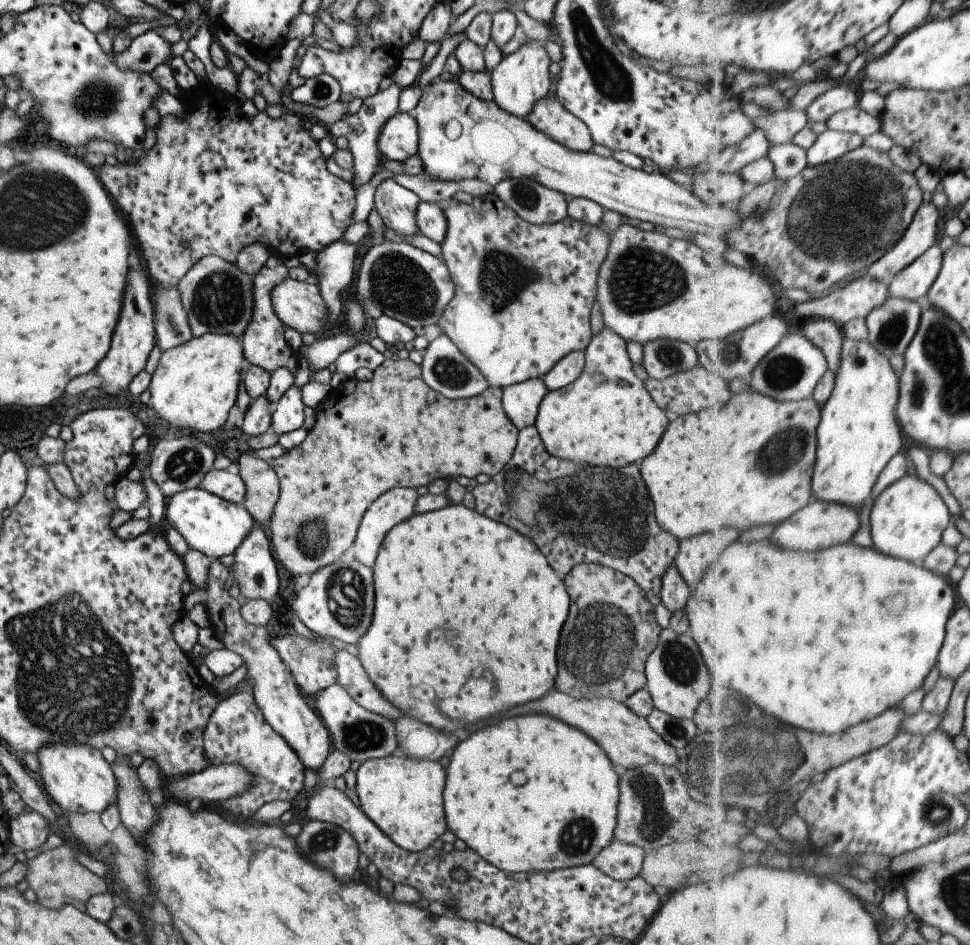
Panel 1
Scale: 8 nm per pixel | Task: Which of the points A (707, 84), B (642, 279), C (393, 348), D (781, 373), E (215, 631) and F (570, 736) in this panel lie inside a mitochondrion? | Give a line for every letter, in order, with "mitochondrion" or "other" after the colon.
A: other
B: mitochondrion
C: other
D: mitochondrion
E: other
F: other

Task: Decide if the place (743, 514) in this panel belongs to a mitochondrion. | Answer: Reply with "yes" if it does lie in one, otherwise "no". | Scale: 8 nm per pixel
no

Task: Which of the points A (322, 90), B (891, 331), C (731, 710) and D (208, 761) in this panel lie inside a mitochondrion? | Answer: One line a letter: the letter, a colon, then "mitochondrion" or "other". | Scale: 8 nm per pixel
A: mitochondrion
B: mitochondrion
C: mitochondrion
D: other

